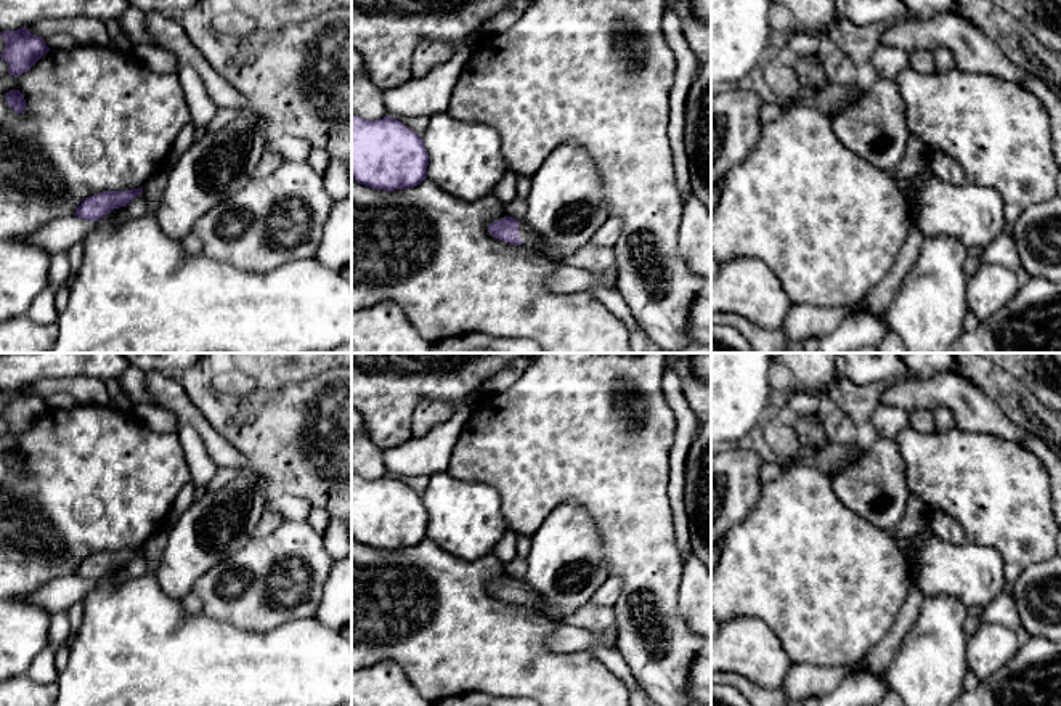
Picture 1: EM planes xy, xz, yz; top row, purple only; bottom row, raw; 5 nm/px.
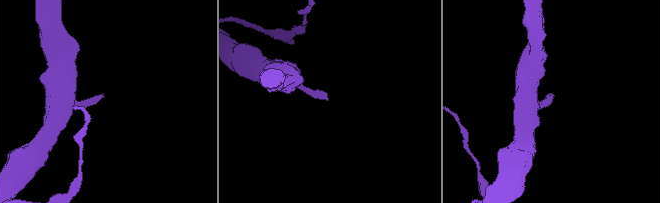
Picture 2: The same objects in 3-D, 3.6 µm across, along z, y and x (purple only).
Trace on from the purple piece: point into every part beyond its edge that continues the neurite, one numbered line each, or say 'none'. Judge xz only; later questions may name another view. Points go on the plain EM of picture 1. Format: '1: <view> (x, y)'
1: xz (528, 599)

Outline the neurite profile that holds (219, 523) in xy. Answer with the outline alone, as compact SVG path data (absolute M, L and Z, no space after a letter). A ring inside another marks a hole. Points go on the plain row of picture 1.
M254 467L234 473L223 489L207 489L199 499L194 499L178 521L169 528L161 565L152 574L167 595L181 600L191 594L193 586L205 571L241 550L252 539L254 528L266 513L266 494L274 485Z

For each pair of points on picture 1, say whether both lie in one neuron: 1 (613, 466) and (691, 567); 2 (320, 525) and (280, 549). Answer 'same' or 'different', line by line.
1: different
2: different

